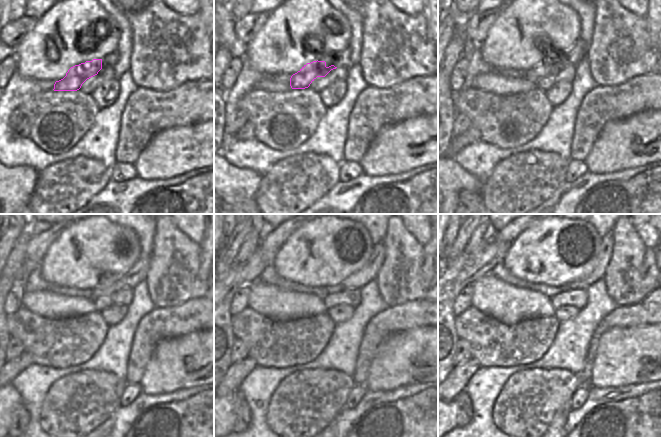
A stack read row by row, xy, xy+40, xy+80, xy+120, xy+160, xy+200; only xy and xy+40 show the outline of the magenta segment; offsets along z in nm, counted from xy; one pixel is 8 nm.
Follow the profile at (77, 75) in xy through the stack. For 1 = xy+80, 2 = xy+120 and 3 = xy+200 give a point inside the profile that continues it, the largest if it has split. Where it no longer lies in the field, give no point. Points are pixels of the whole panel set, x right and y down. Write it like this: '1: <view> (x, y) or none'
1: xy+80 (578, 52)
2: xy+120 (136, 275)
3: xy+200 (607, 243)

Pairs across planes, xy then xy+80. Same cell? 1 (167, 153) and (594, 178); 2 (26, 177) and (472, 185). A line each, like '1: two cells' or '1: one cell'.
1: two cells
2: one cell

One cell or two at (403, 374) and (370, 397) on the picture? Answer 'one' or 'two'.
two

